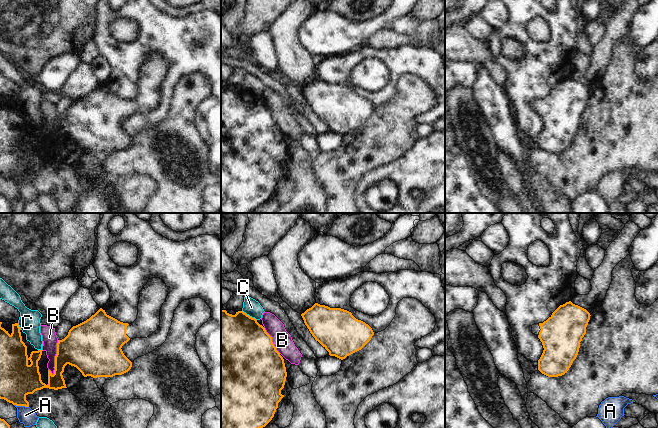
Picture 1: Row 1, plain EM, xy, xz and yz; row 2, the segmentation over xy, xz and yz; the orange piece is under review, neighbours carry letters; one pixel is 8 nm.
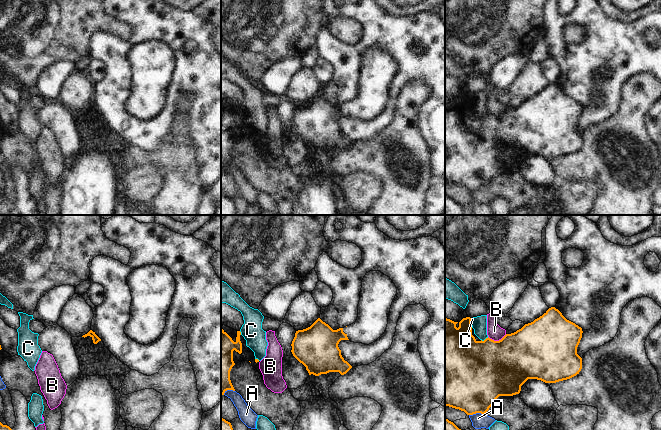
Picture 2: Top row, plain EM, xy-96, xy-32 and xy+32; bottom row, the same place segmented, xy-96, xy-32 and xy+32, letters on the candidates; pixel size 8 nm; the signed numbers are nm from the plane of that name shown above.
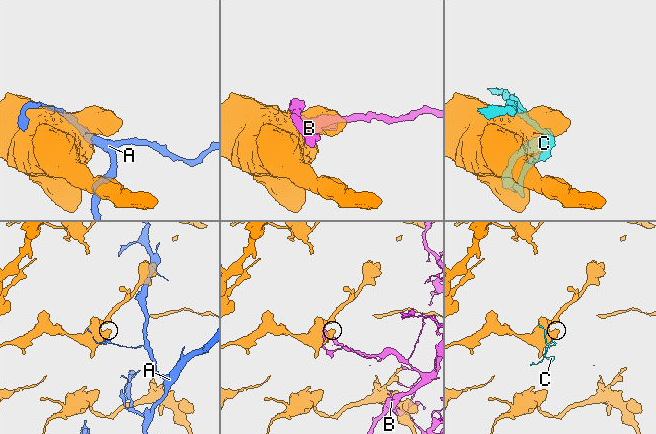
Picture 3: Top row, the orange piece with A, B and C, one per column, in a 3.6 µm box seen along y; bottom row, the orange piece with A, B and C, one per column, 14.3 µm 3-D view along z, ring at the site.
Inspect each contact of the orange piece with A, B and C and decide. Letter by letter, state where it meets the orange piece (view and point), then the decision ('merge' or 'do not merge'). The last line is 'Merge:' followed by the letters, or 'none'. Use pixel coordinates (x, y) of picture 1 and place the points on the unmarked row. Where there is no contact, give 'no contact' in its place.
A: meets orange in xy at (21, 181); do not merge
B: meets orange in xy at (55, 134); do not merge
C: meets orange in xz at (248, 91); do not merge
Merge: none

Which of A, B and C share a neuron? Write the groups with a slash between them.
A / B / C

